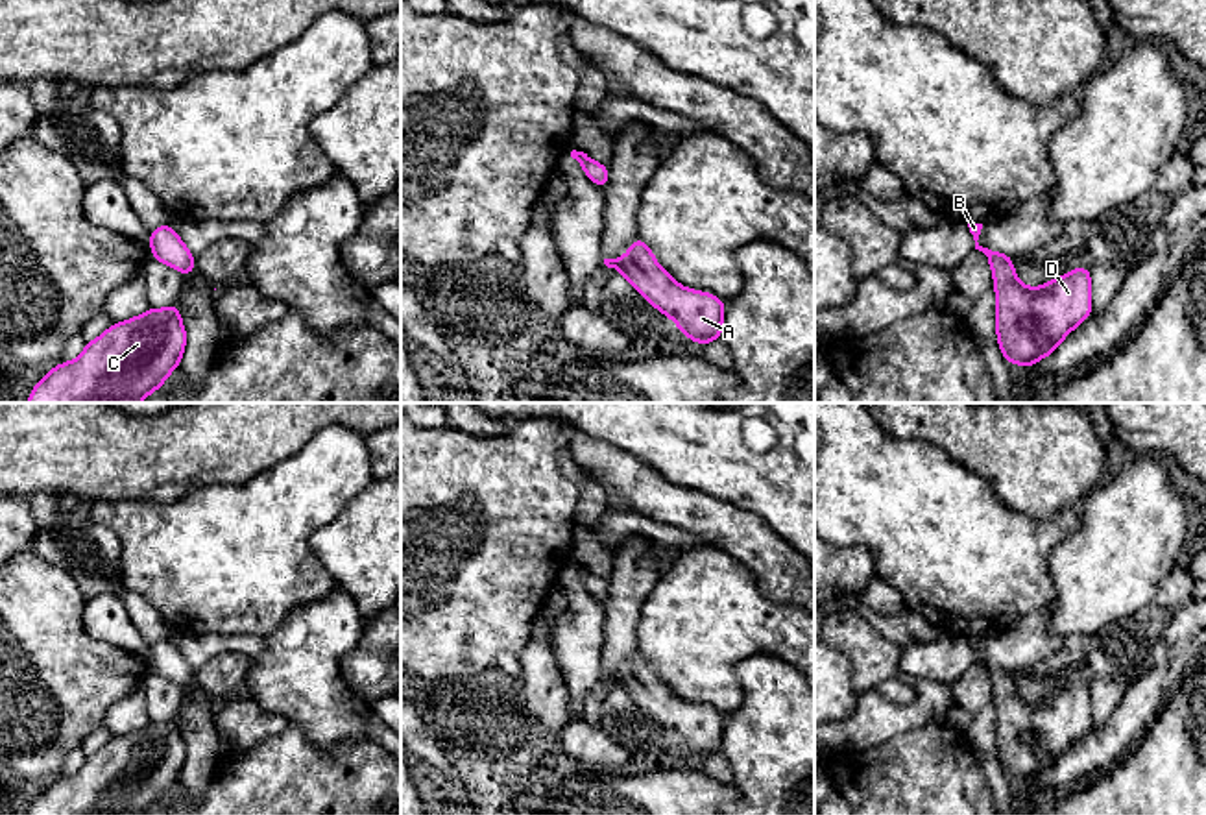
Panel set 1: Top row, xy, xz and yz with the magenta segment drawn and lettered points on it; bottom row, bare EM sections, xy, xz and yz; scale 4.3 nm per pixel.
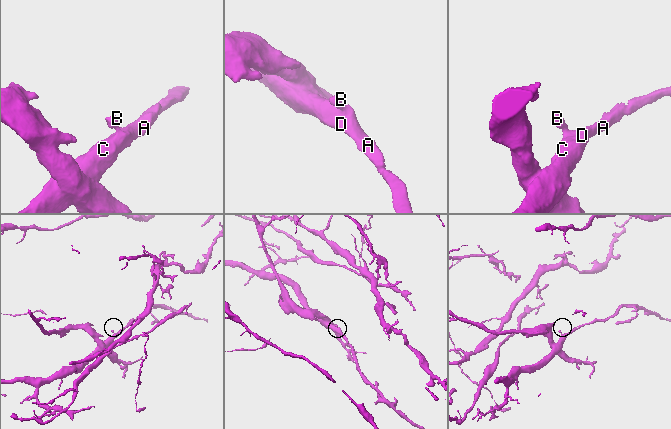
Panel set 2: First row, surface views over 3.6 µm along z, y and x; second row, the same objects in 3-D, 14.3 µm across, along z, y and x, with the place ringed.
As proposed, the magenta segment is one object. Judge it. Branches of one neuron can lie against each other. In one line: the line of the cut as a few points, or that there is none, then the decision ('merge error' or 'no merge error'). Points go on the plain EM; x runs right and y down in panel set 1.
cut none; no merge error

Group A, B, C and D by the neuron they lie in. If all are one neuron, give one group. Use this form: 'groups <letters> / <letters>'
groups A B C D

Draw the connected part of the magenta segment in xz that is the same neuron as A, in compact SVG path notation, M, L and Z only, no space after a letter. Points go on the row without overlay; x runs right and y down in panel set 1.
M639 649L622 673L604 673L604 678L619 684L648 717L672 732L687 754L706 760L722 750L726 715L678 699Z

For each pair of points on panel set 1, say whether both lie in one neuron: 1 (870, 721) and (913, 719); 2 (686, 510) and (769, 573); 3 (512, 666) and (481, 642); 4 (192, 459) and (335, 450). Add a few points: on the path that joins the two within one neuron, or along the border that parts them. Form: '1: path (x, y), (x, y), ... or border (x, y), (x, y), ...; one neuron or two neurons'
1: path (881, 719), (902, 719); one neuron
2: path (706, 516), (721, 523), (750, 553); one neuron
3: border (518, 656), (501, 653), (495, 664); two neurons
4: border (331, 425), (324, 425), (292, 455), (259, 474); two neurons

